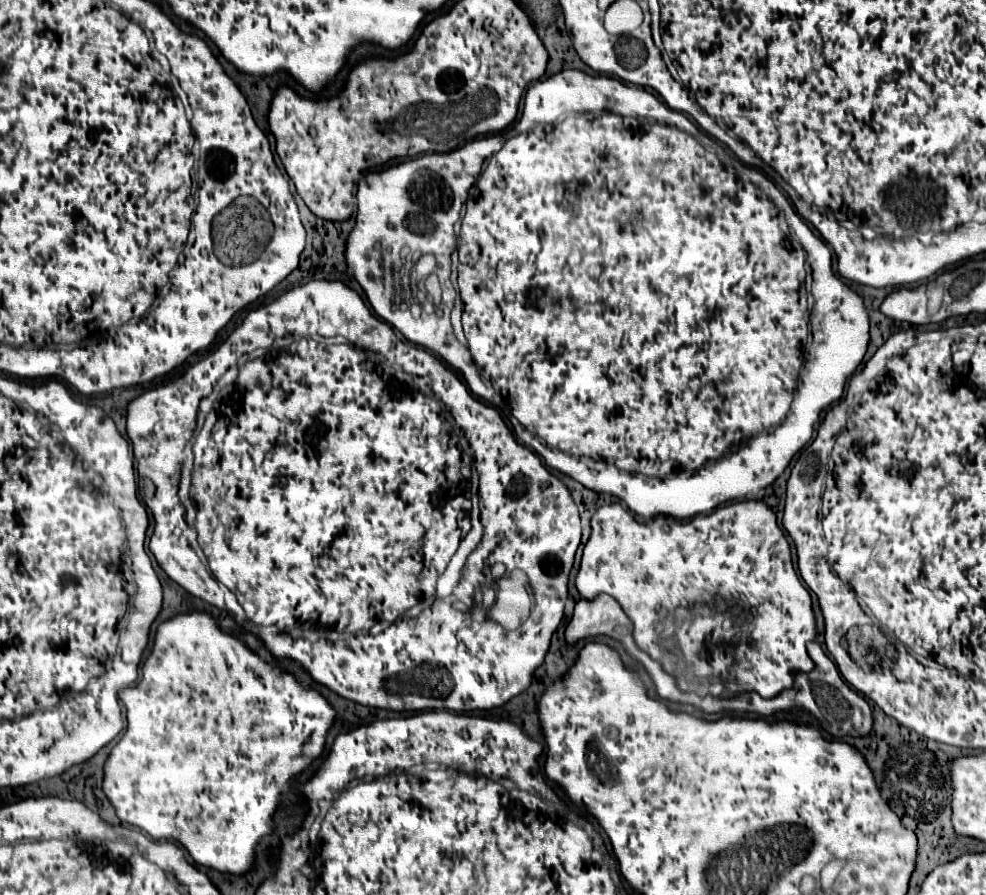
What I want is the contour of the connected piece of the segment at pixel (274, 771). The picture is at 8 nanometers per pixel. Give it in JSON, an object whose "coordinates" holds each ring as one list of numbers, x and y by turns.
{"coordinates":[[201,612,179,614,159,626,157,636,155,636,155,646,143,664,143,680,137,686,123,690,121,700,127,706,129,726,123,738,111,750,105,762,105,778,103,778,103,790,107,798,111,800,111,804,115,806,117,816,123,822,139,826,153,840,175,840,183,844,197,864,215,868,219,872,237,874,237,876,253,868,255,846,261,838,269,836,271,832,271,818,279,806,279,796,283,788,287,786,287,780,303,772,309,766,309,762,321,754,323,744,325,744,325,734,331,728,333,718,335,718,335,710,319,692,311,688,303,688,291,674,279,670,277,666,263,664,261,658,253,654,243,642,221,632,217,622,209,614,201,614]]}

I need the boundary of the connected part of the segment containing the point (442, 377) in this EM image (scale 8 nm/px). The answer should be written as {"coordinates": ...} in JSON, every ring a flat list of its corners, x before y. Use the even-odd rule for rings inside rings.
{"coordinates":[[313,279,313,280,311,280,311,282,307,282,307,284,301,284,301,286,295,286,295,288,293,288,293,290,289,290,289,292,287,292,287,294,283,294,283,296,280,296,280,297,279,297,279,298,277,298,277,300,274,300,274,301,273,301,273,302,271,302,271,303,270,303,270,304,267,304,267,306,263,306,263,308,258,308,258,310,253,310,253,311,251,311,251,312,249,312,249,314,247,314,247,318,245,318,245,320,243,320,243,324,241,324,241,326,239,326,239,328,237,328,237,330,235,330,235,332,233,332,233,334,231,334,231,336,229,336,229,338,227,338,227,340,225,340,225,342,223,342,223,344,221,344,221,346,219,346,219,347,218,347,218,348,217,348,217,349,216,349,216,350,215,350,215,351,213,351,213,352,211,352,211,353,209,353,209,356,207,356,207,358,203,358,203,360,199,360,199,362,197,362,197,364,193,364,193,366,191,366,191,368,187,368,187,370,185,370,185,372,183,372,183,374,181,374,181,376,179,376,179,378,175,378,175,380,173,380,173,382,169,382,169,384,165,384,165,386,159,386,159,388,153,388,153,390,149,390,149,392,145,392,145,394,141,394,141,396,137,396,137,398,133,398,133,400,131,400,131,402,129,402,129,406,127,406,127,436,129,436,129,440,131,440,131,444,133,444,133,452,135,452,135,458,137,458,137,474,139,474,139,494,141,494,141,498,143,498,143,502,145,502,145,506,147,506,147,510,149,510,149,512,151,512,151,514,153,514,153,524,155,524,155,526,153,526,153,534,151,534,151,540,149,540,149,550,151,550,151,552,153,552,153,556,155,556,155,560,157,560,157,562,159,562,159,566,161,566,161,568,163,568,163,570,165,570,165,572,167,572,167,576,169,576,169,578,171,578,171,580,175,580,175,582,177,582,177,584,179,584,179,586,183,586,183,588,185,588,185,590,187,590,187,592,189,592,189,594,193,594,193,596,197,596,197,598,201,598,201,600,203,600,203,602,207,602,207,604,211,604,211,606,215,606,215,608,219,608,219,610,225,610,225,602,223,602,223,592,221,592,221,588,219,588,219,582,221,582,221,584,225,584,225,586,227,586,227,588,229,588,229,590,231,590,231,592,233,592,233,594,235,594,235,596,237,596,237,600,239,600,239,604,241,604,241,606,243,606,243,610,245,610,245,614,247,614,247,620,249,620,249,622,253,622,253,624,257,624,257,626,255,626,255,636,259,636,259,638,261,638,261,642,263,642,263,644,265,644,265,648,267,648,267,650,269,650,269,654,271,654,271,656,273,656,273,658,275,658,275,660,291,660,291,662,295,662,295,664,297,664,297,666,301,666,301,668,303,668,303,670,305,670,305,672,307,672,307,674,309,674,309,676,311,676,311,678,313,678,313,680,315,680,315,682,317,682,317,684,321,684,321,686,327,686,327,688,329,688,329,690,333,690,333,692,337,692,337,694,339,694,339,696,343,696,343,698,347,698,347,700,353,700,353,702,357,702,357,704,363,704,363,706,371,706,371,708,383,708,383,710,395,710,395,712,409,712,409,710,453,710,453,712,467,712,467,710,489,710,489,708,497,708,497,706,501,706,501,704,505,704,505,702,509,702,509,700,511,700,511,698,513,698,513,696,519,696,519,694,521,694,521,692,525,692,525,690,527,690,527,688,529,688,529,686,531,686,531,680,533,680,533,674,535,674,535,670,537,670,537,668,539,668,539,666,541,666,541,664,543,664,543,658,545,658,545,654,547,654,547,650,549,650,549,642,551,642,551,636,553,636,553,632,555,632,555,630,557,630,557,626,559,626,559,622,561,622,561,618,563,618,563,610,565,610,565,602,567,602,567,596,569,596,569,590,567,590,567,582,569,582,569,572,571,572,571,568,573,568,573,558,575,558,575,550,577,550,577,546,579,546,579,542,581,542,581,522,579,522,579,512,577,512,577,506,575,506,575,502,573,502,573,498,571,498,571,492,569,492,569,490,567,490,567,486,565,486,565,484,563,484,563,482,561,482,561,480,559,480,559,478,555,478,555,476,553,476,553,474,551,474,551,472,547,472,547,468,545,468,545,464,543,464,543,460,541,460,541,458,539,458,539,456,537,456,537,454,533,454,533,450,529,450,529,448,527,448,527,446,523,446,523,444,521,444,521,442,517,442,517,438,515,438,515,436,513,436,513,432,511,432,511,430,509,430,509,428,507,428,507,424,505,424,505,422,503,422,503,418,501,418,501,414,499,414,499,412,497,412,497,410,495,410,495,408,493,408,493,406,489,406,489,404,485,404,485,402,481,402,481,400,479,400,479,398,475,398,475,396,473,396,473,394,471,394,471,392,469,392,469,388,467,388,467,386,465,386,465,384,463,384,463,382,461,382,461,378,459,378,459,374,457,374,457,372,453,372,453,370,451,370,451,368,447,368,447,366,445,366,445,364,443,364,443,362,441,362,441,360,437,360,437,358,435,358,435,356,433,356,433,354,429,354,429,352,427,352,427,350,421,350,421,348,415,348,415,346,413,346,413,344,409,344,409,342,403,342,403,340,401,340,401,338,399,338,399,336,397,336,397,334,395,334,395,330,393,330,393,328,391,328,391,326,389,326,389,324,385,324,385,322,381,322,381,320,379,320,379,318,375,318,375,316,373,316,373,314,371,314,371,310,369,310,369,308,367,308,367,306,365,306,365,302,363,302,363,300,361,300,361,296,359,296,359,294,357,294,357,292,355,292,355,290,351,290,351,288,347,288,347,286,345,286,345,284,343,284,343,282,339,282,339,280,315,280,315,279],[293,332,295,332,295,334,301,334,301,338,297,338,297,340,293,340,293,342,291,342,291,344,289,344,289,346,285,346,285,348,283,348,283,350,281,350,281,356,279,356,279,362,275,362,275,360,271,360,271,366,269,366,269,360,265,360,265,358,255,358,255,360,247,360,247,362,245,362,245,364,241,364,241,366,239,366,239,376,237,376,237,384,239,384,239,388,241,388,241,390,243,390,243,392,245,392,245,394,243,394,243,402,245,402,245,404,225,404,225,408,223,408,223,404,213,404,213,402,216,402,216,401,217,401,217,400,218,400,218,399,217,399,217,394,219,394,219,393,218,393,218,391,217,391,217,389,221,389,221,385,217,385,217,386,216,386,216,387,214,387,214,389,213,389,213,391,212,391,212,393,211,393,211,388,213,388,213,386,215,386,215,382,217,382,217,378,219,378,219,376,223,376,223,372,227,372,227,370,229,370,229,366,233,366,233,364,237,364,237,362,239,362,239,358,241,358,241,356,245,356,245,354,247,354,247,352,253,352,253,350,255,350,255,348,267,348,267,346,271,346,271,340,273,340,273,338,279,338,279,336,285,336,285,334,293,334],[313,336,325,336,325,338,329,338,329,336,343,336,343,338,347,338,347,344,321,344,321,342,317,342,317,340,313,340],[417,378,423,378,423,380,425,380,425,384,429,384,429,386,431,386,431,390,433,390,433,396,435,396,435,398,433,398,433,396,431,396,431,394,427,394,427,392,425,392,425,384,423,384,423,386,421,386,421,384,419,384,419,380,417,380],[437,400,441,400,441,402,443,402,443,404,447,404,447,408,449,408,449,412,451,412,451,414,453,414,453,418,455,418,455,422,457,422,457,424,459,424,459,426,461,426,461,428,463,428,463,432,465,432,465,436,467,436,467,442,469,442,469,448,471,448,471,452,473,452,473,458,475,458,475,466,477,466,477,472,479,472,479,496,481,496,481,524,483,524,483,528,485,528,485,536,483,536,483,540,481,540,481,544,479,544,479,546,477,546,477,548,475,548,475,552,473,552,473,554,471,554,471,556,469,556,469,562,467,562,467,566,465,566,465,570,463,570,463,582,461,582,461,586,459,586,459,588,457,588,457,590,455,590,455,594,453,594,453,596,451,596,451,598,447,598,447,600,437,600,437,602,435,602,435,604,433,604,433,610,427,610,427,612,421,612,421,614,419,614,419,616,417,616,417,618,415,618,415,620,405,620,405,618,403,618,403,620,399,620,399,622,395,622,395,620,397,620,397,618,399,618,399,616,403,616,403,614,405,614,405,612,409,612,409,610,411,610,411,608,413,608,413,606,415,606,415,604,419,604,419,602,423,602,423,600,427,600,427,598,433,598,433,596,435,596,435,592,437,592,437,578,439,578,439,576,441,576,441,574,443,574,443,572,445,572,445,568,447,568,447,564,449,564,449,560,451,560,451,556,453,556,453,554,455,554,455,552,457,552,457,548,459,548,459,544,461,544,461,540,463,540,463,538,465,538,465,536,467,536,467,532,469,532,469,528,471,528,471,522,469,522,469,508,471,508,471,500,469,500,469,496,467,496,467,492,469,492,469,484,467,484,467,482,471,482,471,472,469,472,469,468,465,468,465,466,461,466,461,462,463,462,463,460,461,460,461,450,459,450,459,446,457,446,457,444,451,444,451,434,453,434,453,426,451,426,451,422,449,422,449,416,447,416,447,412,445,412,445,410,443,410,443,408,441,408,441,402,437,402],[197,410,199,410,199,414,198,414,198,417,197,417,197,422,196,422,196,425,203,425,203,428,201,428,201,430,199,430,199,434,197,434,197,436,195,436,195,440,193,440,193,451,192,451,192,443,191,443,191,442,187,442,187,443,186,443,186,445,185,445,185,430,189,430,189,426,195,426,195,416,197,416],[187,523,188,523,188,526,190,526,190,527,193,527,193,529,192,529,192,530,194,530,194,526,195,526,195,528,197,528,197,542,187,542,187,540,185,540,185,536,183,536,183,532,185,532,185,530,187,530],[495,562,503,562,503,564,505,564,505,568,507,568,507,576,509,576,509,574,511,574,511,572,513,572,513,570,523,570,523,572,525,572,525,574,527,574,527,578,529,578,529,584,527,584,527,590,529,590,529,596,531,596,531,602,533,602,533,604,531,604,531,616,529,616,529,620,527,620,527,622,525,622,525,624,523,624,523,626,521,626,521,628,517,628,517,630,513,630,513,632,509,632,509,630,505,630,505,628,499,628,499,624,495,624,495,622,493,622,493,620,489,620,489,618,487,618,487,612,485,612,485,608,483,608,483,606,481,606,481,596,483,596,483,592,481,592,481,590,483,590,483,588,493,588,493,586,487,586,487,564,489,564,489,566,493,566,493,564,495,564],[455,602,465,602,465,604,467,604,467,608,477,608,477,610,475,610,475,612,459,612,459,610,457,610,457,608,455,608,455,606,453,606,453,604,455,604],[385,618,393,618,393,622,395,622,395,624,391,624,391,626,389,626,389,628,387,628,387,630,385,630,385,632,383,632,383,634,379,634,379,636,373,636,373,634,369,634,369,630,371,630,371,628,373,628,373,626,375,626,375,624,381,624,381,622,385,622],[293,628,303,628,303,638,293,638,293,636,291,636,291,634,287,634,287,632,291,632,291,630,293,630],[343,634,345,634,345,636,347,636,347,634,349,634,349,636,347,636,347,640,337,640,337,642,331,642,331,636,337,636,337,638,345,638,345,636,343,636]]}

